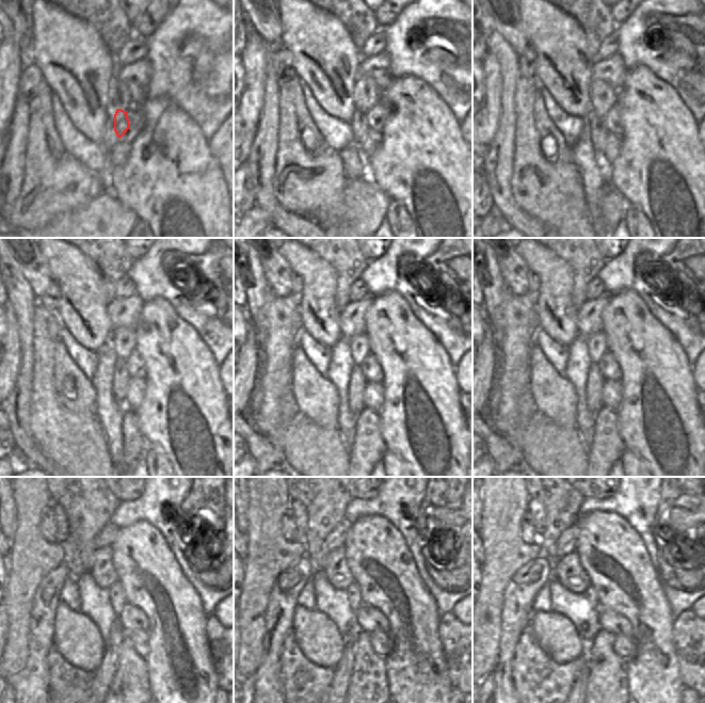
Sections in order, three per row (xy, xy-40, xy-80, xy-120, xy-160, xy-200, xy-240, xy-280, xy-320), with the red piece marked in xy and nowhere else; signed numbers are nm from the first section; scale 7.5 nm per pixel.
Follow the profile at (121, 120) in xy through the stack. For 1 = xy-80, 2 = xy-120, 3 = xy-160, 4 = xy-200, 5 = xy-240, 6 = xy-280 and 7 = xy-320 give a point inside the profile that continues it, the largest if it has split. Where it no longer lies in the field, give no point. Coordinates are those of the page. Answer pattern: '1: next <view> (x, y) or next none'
1: next xy-80 (598, 133)
2: next xy-120 (121, 376)
3: next xy-160 (357, 382)
4: next xy-200 (595, 381)
5: next xy-240 (102, 676)
6: next xy-280 (342, 671)
7: next xy-320 (577, 693)

